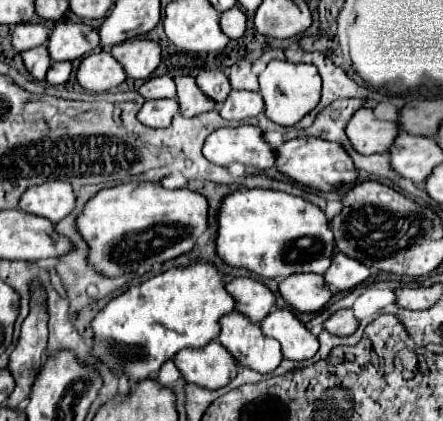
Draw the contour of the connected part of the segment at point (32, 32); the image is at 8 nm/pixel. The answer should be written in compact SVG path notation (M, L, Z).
M21 23L13 29L13 49L17 53L23 53L27 49L33 49L33 47L39 47L47 41L49 37L49 27L47 25L41 25L41 23Z

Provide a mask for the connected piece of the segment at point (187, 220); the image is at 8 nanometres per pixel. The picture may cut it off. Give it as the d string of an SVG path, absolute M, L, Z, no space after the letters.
M131 181L125 185L101 189L97 195L93 195L77 215L75 227L89 247L87 263L105 277L123 277L135 273L135 269L139 267L151 267L155 261L165 263L191 251L197 237L207 229L207 201L203 195L187 189L169 191L159 183Z

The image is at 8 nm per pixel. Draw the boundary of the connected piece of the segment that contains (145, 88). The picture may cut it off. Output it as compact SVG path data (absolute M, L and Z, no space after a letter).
M169 75L153 77L139 87L139 95L143 99L173 99L175 97L175 83Z

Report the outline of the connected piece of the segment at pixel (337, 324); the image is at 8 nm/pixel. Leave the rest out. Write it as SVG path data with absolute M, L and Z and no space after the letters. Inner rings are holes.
M339 309L327 321L323 321L323 329L337 337L349 337L357 329L357 319L351 309Z

